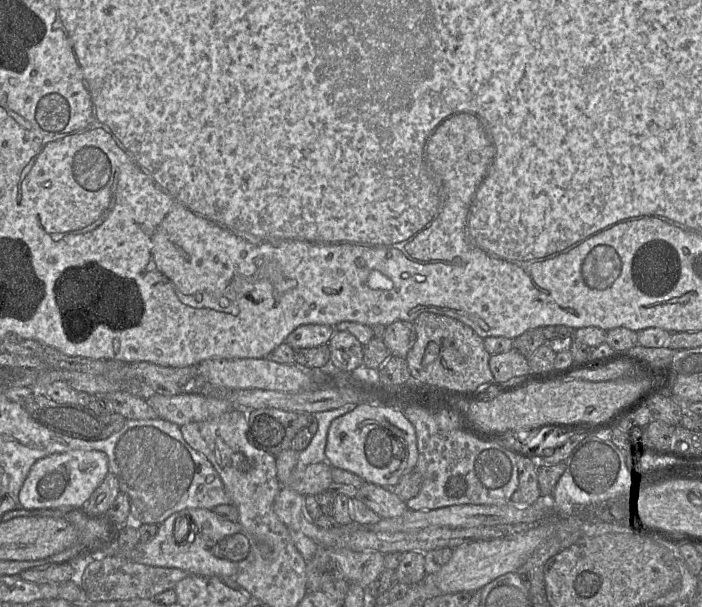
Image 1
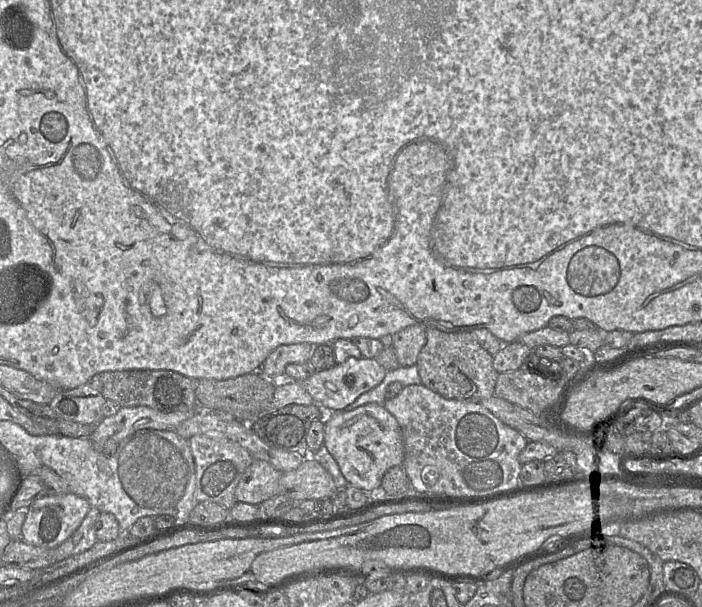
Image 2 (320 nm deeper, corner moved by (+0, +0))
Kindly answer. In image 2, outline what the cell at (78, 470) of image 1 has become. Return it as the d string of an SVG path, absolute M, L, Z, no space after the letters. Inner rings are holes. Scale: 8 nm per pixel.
M73 493L46 495L37 499L28 509L21 529L21 539L33 546L55 549L78 529L90 508L85 498Z

